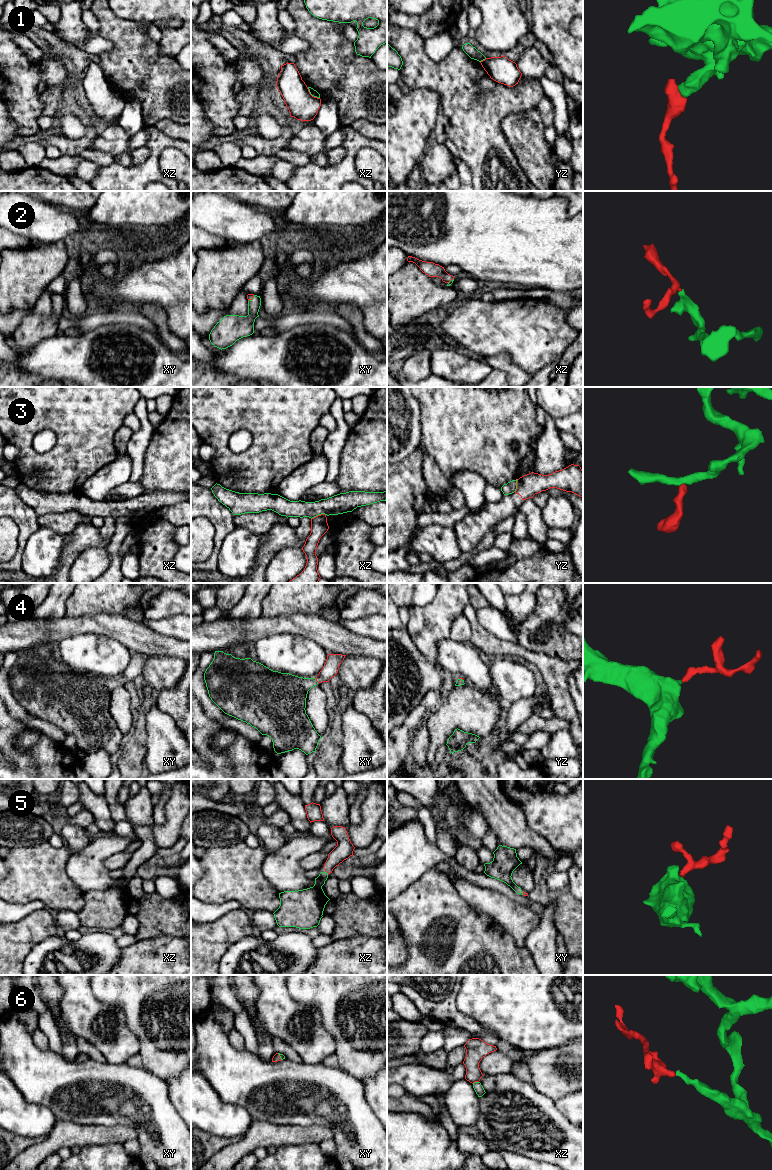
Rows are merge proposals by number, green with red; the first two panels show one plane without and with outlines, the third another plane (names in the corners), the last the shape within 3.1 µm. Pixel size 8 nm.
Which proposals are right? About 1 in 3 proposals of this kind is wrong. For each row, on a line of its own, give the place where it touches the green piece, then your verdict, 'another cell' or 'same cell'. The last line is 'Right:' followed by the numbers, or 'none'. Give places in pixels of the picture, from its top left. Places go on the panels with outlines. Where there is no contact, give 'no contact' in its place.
1: meets green in xz at (312, 95); another cell
2: meets green in xy at (252, 299); same cell
3: meets green in xz at (318, 514); another cell
4: meets green in xy at (315, 680); same cell
5: meets green in xy at (522, 893); same cell
6: meets green in xz at (475, 1082); same cell
Right: 2, 4, 5, 6

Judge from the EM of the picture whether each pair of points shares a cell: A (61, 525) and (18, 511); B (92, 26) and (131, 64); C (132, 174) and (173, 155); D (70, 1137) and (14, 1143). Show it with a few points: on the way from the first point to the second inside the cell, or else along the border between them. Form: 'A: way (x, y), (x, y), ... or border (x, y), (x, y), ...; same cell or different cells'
A: border (38, 515), (38, 524), (40, 526); different cells
B: border (90, 10), (99, 23), (98, 34); different cells
C: border (180, 149), (166, 147), (159, 156); different cells
D: border (46, 1137), (36, 1140), (21, 1152); different cells

